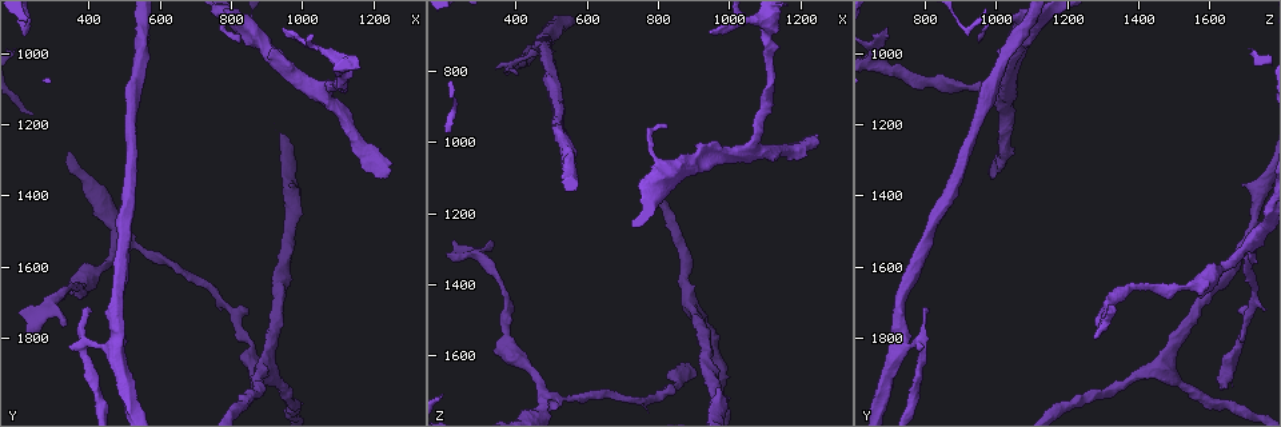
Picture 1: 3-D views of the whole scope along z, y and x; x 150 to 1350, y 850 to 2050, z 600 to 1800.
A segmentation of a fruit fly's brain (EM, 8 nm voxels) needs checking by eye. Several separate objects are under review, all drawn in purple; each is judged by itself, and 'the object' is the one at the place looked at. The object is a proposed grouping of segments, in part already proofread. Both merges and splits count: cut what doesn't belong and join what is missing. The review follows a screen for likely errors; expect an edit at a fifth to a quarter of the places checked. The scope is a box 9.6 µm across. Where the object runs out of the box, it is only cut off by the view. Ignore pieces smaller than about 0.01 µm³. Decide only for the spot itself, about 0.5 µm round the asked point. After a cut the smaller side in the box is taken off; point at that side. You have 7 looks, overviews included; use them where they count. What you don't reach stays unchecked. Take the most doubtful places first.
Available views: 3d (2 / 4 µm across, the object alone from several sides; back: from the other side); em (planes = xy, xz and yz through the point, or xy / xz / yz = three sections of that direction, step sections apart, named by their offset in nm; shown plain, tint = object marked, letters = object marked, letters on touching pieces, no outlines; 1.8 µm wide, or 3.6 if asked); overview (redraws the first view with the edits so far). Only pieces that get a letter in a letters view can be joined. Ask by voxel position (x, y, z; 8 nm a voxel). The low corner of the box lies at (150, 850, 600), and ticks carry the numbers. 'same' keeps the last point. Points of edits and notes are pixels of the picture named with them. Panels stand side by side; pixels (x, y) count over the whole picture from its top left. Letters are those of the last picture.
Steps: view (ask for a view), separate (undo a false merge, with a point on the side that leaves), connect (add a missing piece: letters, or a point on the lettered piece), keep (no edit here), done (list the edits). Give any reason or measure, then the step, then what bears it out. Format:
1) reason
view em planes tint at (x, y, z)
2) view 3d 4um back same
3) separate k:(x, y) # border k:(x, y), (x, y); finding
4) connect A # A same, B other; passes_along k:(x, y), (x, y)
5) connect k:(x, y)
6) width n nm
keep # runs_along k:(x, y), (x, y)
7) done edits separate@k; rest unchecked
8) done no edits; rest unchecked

an open end
view 3d 2um at (1240, 1330, 980)

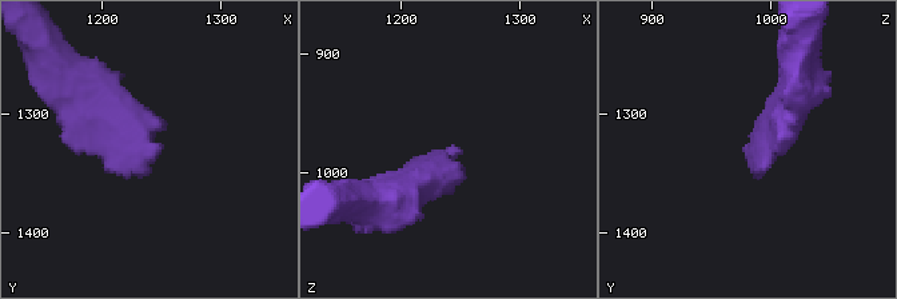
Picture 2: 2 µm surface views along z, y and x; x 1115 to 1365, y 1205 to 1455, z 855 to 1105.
view em planes letters at (1248, 1332, 980)

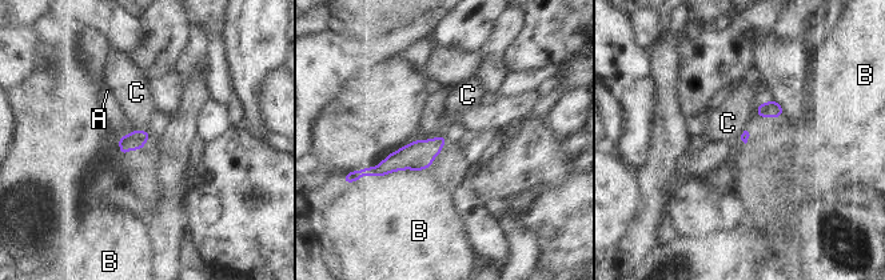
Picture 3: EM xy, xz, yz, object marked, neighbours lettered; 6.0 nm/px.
keep # A other, B other, C other; runs_along 3:(441, 140), (417, 156), (371, 171); no lettered piece goes on from it

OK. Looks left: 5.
branch stops here
view 3d 2um at (870, 1940, 1620)

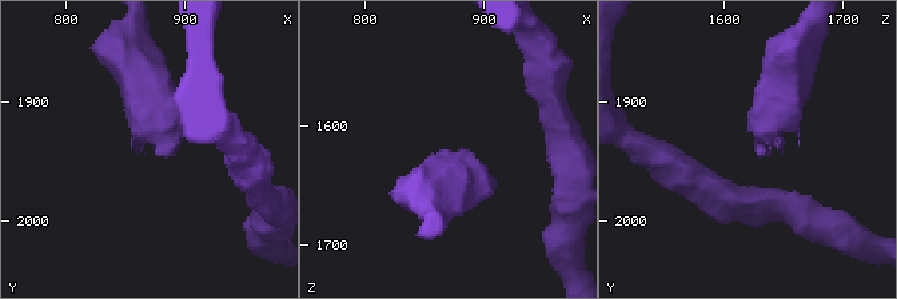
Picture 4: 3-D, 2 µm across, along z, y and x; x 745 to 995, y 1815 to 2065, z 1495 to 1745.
view em planes letters at (878, 1948, 1628)

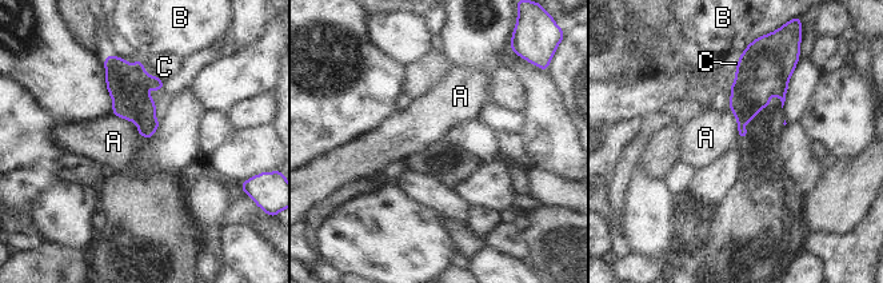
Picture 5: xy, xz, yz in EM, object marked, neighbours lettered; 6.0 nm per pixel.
keep # A other, B other, C other; border 5:(112, 114), (134, 122), (147, 139); none of them fits

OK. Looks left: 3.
a fork
view 3d 2um at (390, 1810, 780)

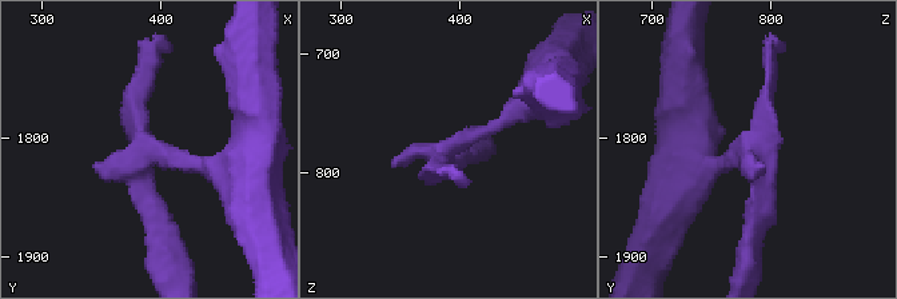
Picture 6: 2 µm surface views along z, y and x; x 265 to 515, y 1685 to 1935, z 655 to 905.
view em yz step 8 letters at (388, 1814, 784)

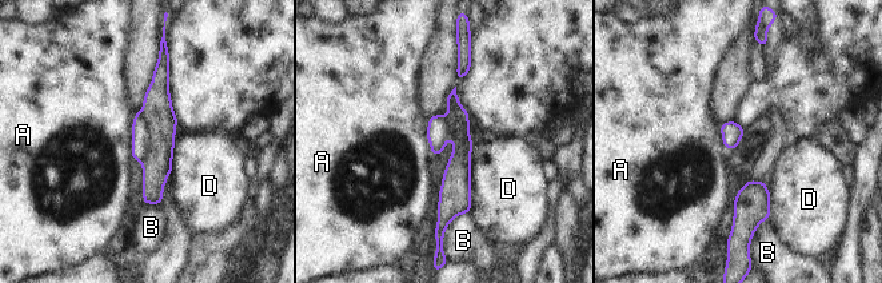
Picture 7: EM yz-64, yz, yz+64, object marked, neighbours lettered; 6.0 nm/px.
longest_contact D 320 nm
separate 7:(140, 136) # A other, B other, D other; border 7:(142, 114), (150, 135), (143, 163); a second cell is stuck on

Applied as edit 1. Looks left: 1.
done edits separate@7; rest unchecked

